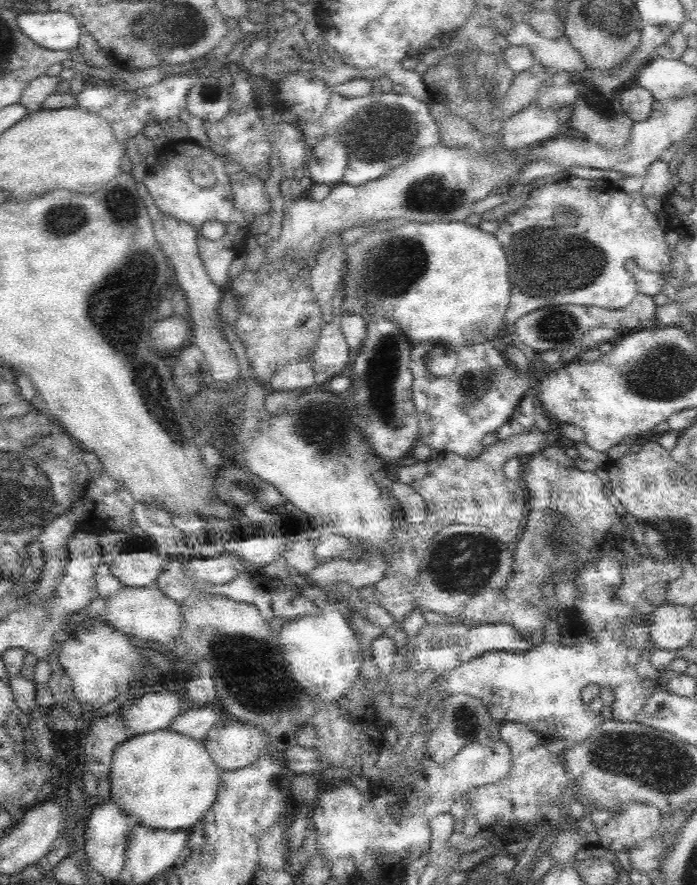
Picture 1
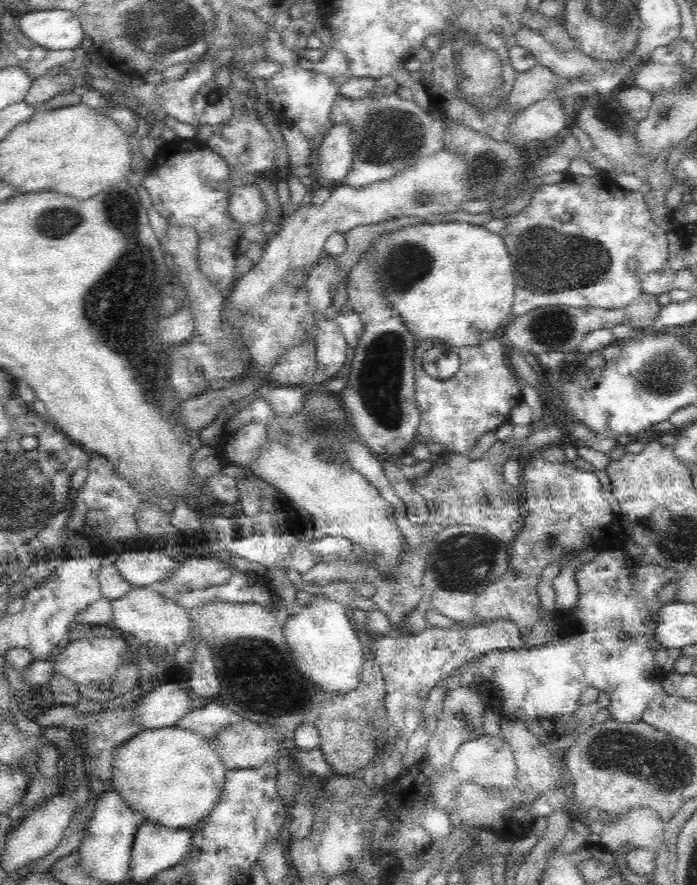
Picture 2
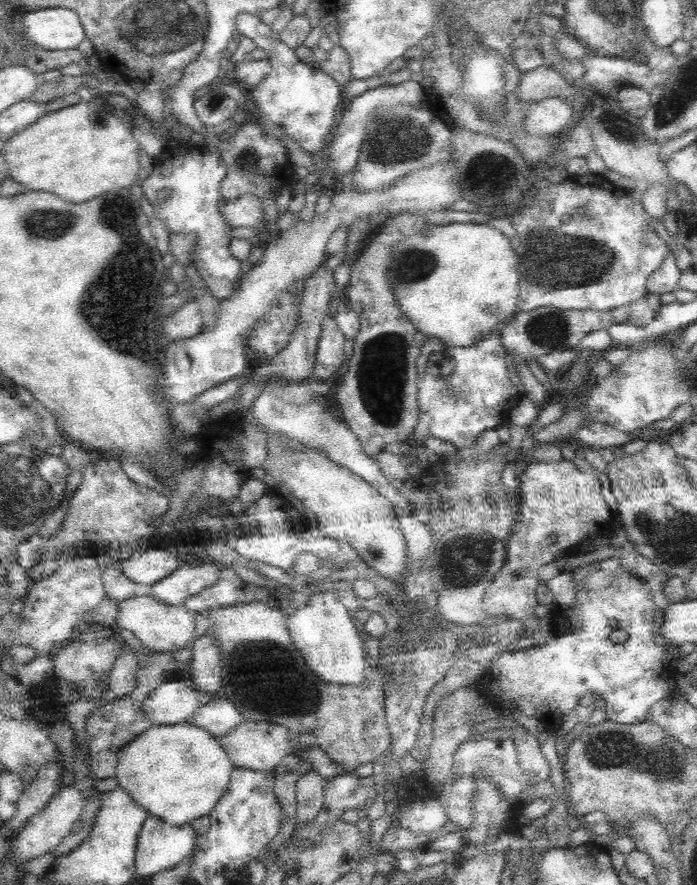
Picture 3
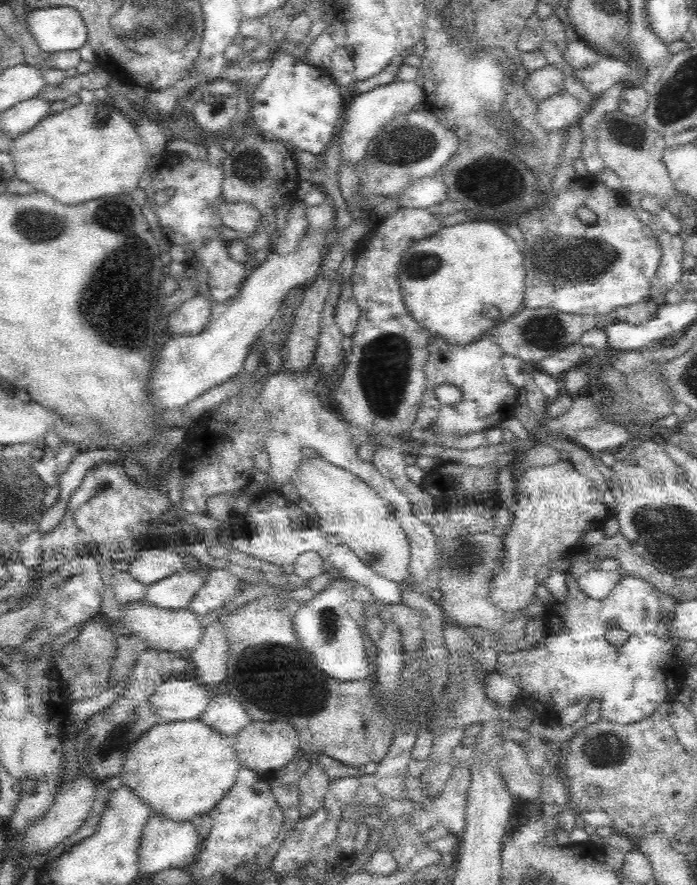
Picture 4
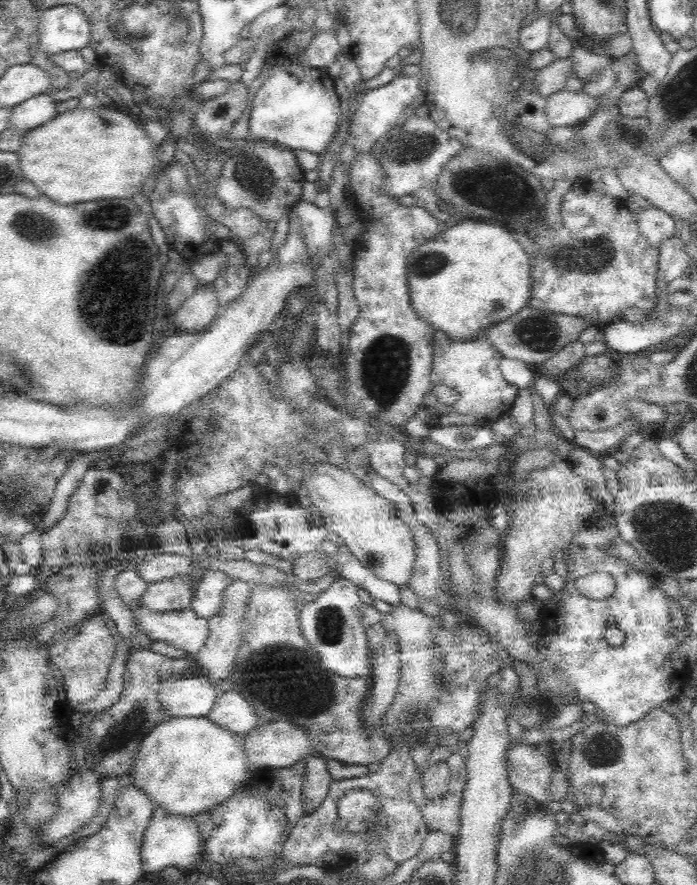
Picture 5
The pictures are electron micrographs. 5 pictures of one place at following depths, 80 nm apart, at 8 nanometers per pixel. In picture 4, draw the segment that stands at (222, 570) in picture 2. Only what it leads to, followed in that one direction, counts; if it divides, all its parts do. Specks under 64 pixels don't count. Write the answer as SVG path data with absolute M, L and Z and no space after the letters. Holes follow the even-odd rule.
M184 569L166 576L146 587L145 599L160 608L187 608L188 602L202 588L211 570Z

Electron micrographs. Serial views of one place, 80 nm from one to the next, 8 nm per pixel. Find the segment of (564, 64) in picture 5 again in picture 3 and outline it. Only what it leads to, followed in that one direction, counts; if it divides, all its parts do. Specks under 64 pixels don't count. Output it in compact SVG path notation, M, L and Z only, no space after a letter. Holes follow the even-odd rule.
M546 65L522 73L515 85L518 87L518 99L528 104L550 97L572 102L575 97L574 87L566 85L562 75L554 67Z

